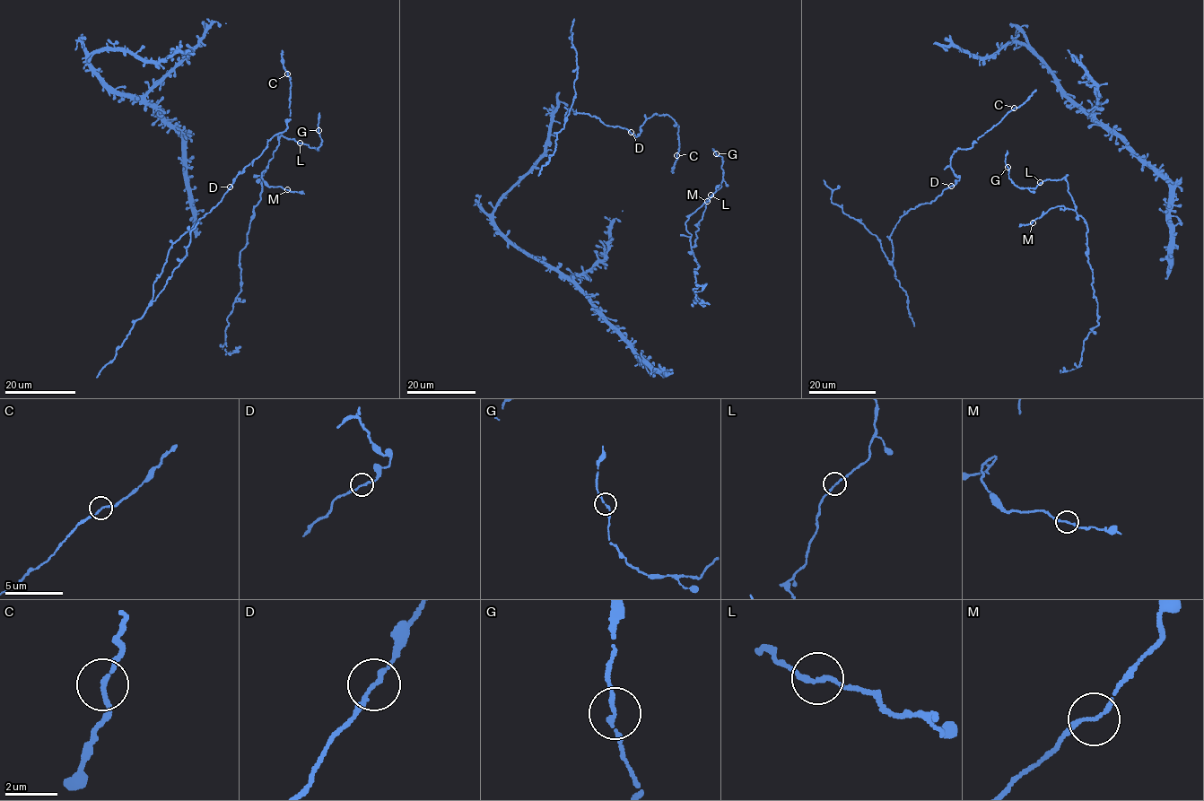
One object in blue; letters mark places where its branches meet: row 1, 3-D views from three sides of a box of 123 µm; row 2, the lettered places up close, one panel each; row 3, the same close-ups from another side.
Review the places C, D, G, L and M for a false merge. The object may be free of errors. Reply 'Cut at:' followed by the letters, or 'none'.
Cut at: none

